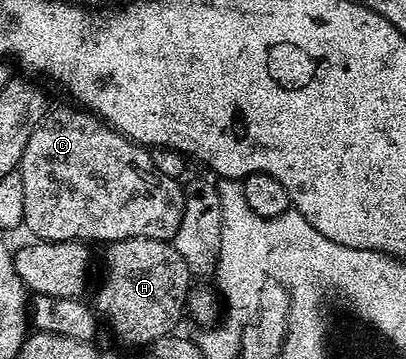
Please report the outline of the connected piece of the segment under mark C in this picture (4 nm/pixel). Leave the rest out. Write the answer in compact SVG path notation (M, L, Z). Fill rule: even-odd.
M74 105L52 109L29 136L19 161L18 173L24 188L22 225L35 240L110 244L130 238L171 240L181 225L184 187L175 183L151 159L152 151L114 130L98 114Z

